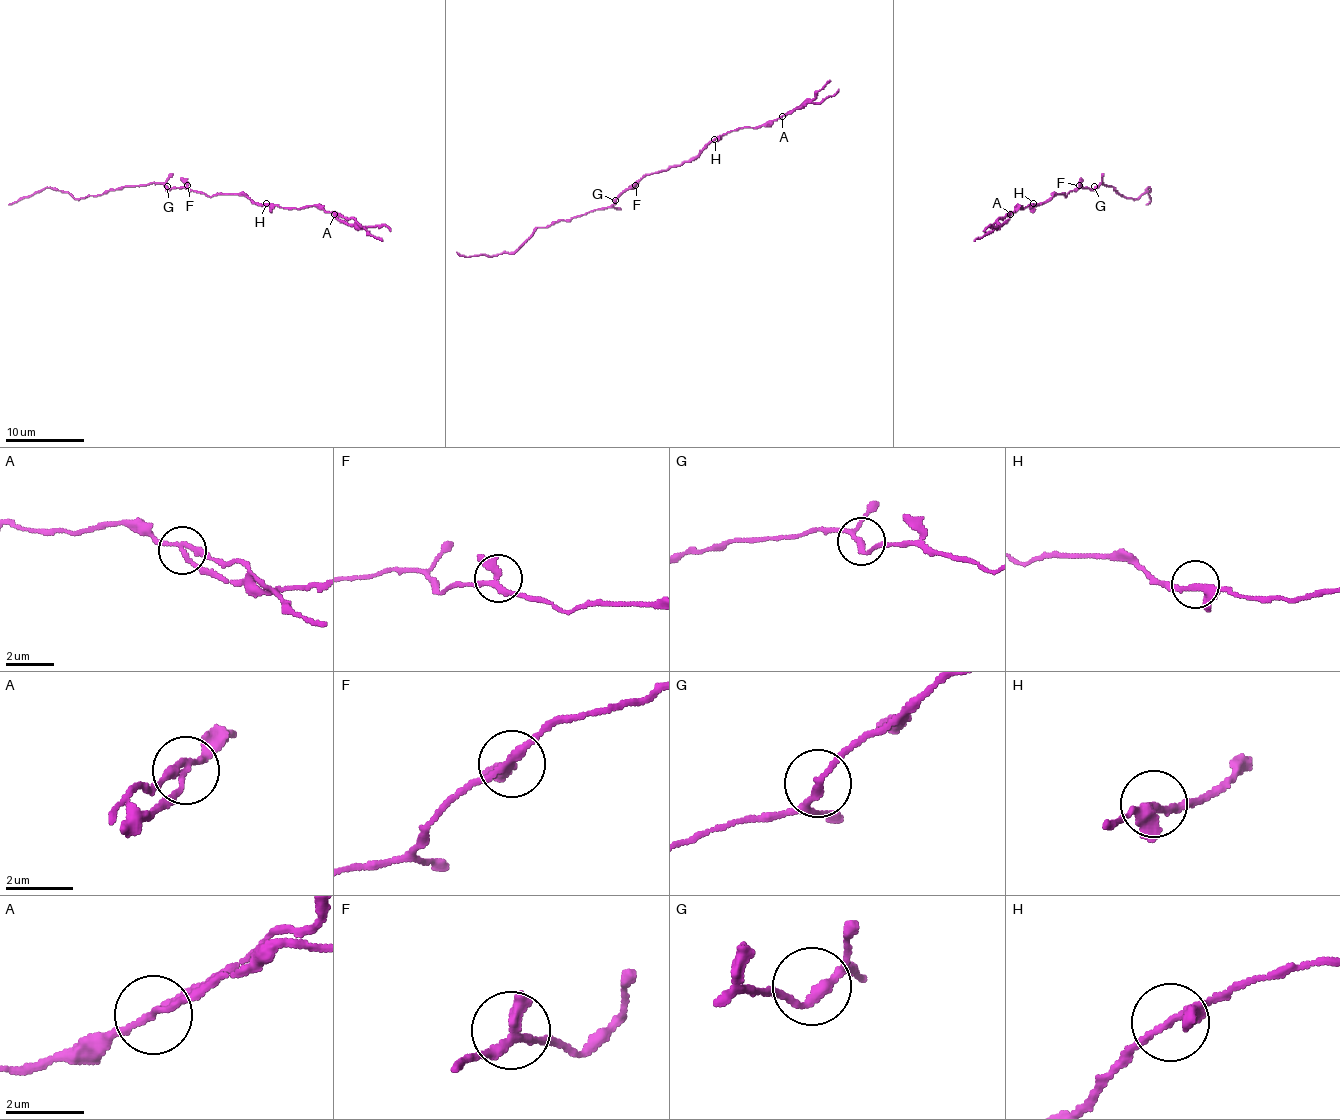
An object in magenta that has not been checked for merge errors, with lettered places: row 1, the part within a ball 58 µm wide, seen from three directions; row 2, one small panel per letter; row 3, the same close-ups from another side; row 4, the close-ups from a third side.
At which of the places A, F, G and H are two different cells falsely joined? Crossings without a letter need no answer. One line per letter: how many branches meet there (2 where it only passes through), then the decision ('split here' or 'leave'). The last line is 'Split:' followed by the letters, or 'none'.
A: 3 | split here
F: 3 | leave
G: 3 | leave
H: 3 | leave
Split: A

